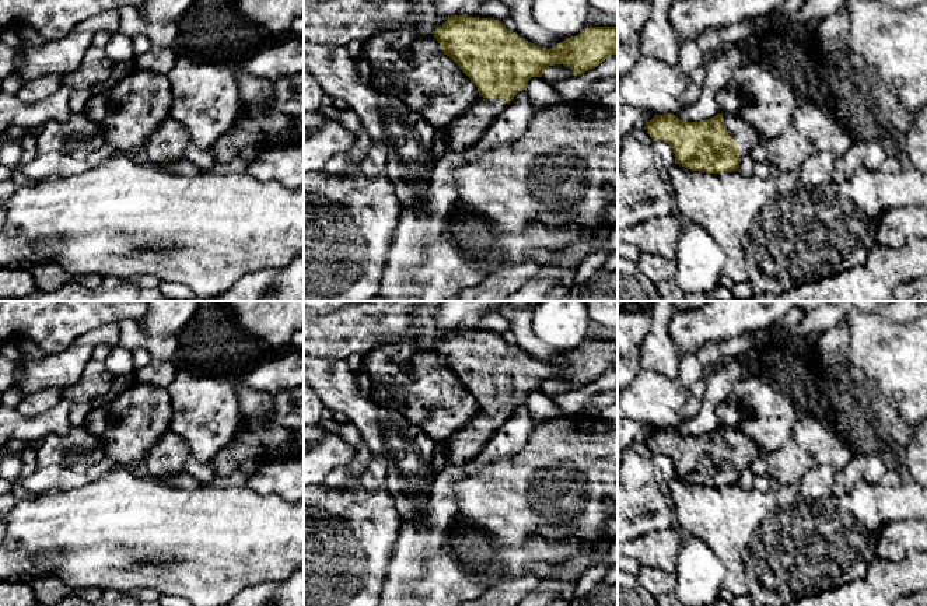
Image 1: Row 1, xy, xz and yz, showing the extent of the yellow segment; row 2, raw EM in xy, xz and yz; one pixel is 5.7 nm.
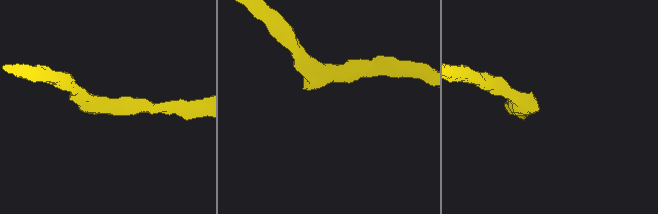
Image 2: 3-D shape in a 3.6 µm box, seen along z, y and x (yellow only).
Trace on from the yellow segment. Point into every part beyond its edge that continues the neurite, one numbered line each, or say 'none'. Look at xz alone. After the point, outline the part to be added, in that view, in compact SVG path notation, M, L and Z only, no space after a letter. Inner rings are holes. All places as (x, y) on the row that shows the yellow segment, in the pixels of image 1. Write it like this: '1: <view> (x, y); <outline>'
1: xz (467, 130); M478 97L476 102L448 127L435 130L433 157L440 160L447 151L464 151L480 140L490 123L506 109L497 98Z

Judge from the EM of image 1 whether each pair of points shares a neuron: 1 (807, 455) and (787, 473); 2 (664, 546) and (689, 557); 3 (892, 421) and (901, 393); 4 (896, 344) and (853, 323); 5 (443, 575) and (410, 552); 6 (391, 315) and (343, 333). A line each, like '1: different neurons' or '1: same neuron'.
1: same neuron
2: different neurons
3: different neurons
4: same neuron
5: different neurons
6: same neuron

